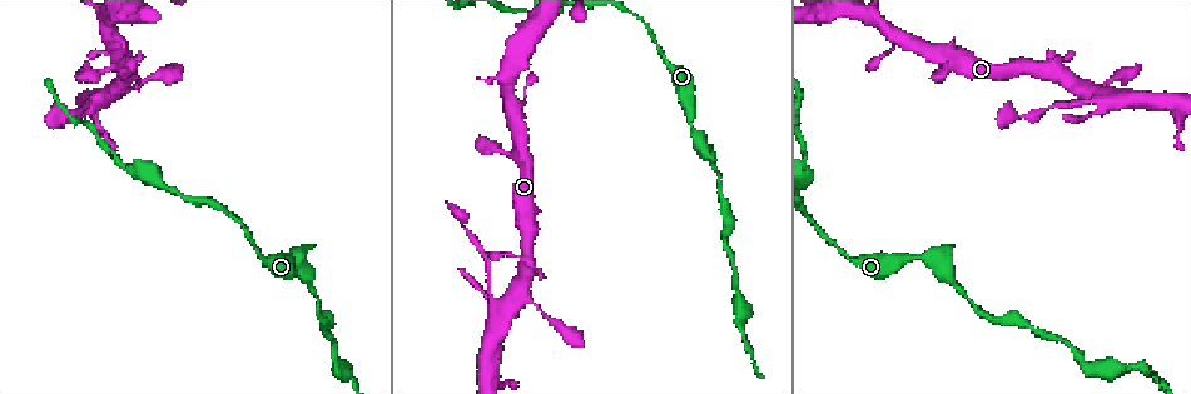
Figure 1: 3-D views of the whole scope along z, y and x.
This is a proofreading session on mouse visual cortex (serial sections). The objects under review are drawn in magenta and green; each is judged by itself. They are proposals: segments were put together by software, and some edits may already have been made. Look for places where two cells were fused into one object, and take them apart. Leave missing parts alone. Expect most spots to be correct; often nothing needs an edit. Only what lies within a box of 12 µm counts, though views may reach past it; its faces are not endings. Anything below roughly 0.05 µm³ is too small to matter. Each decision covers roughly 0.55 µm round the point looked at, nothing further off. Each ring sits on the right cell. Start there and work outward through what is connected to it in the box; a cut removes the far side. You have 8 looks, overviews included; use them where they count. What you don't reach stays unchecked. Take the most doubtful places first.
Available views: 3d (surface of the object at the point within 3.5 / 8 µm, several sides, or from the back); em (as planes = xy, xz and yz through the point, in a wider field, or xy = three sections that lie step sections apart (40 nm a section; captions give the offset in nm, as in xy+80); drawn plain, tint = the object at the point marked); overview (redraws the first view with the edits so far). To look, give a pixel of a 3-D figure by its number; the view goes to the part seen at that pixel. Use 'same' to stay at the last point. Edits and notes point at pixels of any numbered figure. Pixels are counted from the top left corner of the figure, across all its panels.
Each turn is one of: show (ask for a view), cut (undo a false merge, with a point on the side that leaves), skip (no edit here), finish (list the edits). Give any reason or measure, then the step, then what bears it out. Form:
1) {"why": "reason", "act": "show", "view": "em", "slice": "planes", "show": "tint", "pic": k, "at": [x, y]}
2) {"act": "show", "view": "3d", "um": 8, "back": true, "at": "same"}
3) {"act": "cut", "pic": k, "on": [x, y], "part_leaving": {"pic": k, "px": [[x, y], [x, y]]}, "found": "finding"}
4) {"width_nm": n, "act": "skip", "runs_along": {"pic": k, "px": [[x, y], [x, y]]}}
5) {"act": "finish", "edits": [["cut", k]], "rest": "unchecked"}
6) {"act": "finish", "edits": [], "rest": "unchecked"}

{"why": "a fork", "act": "show", "view": "3d", "um": 3.5, "back": true, "pic": 1, "at": [1056, 68]}

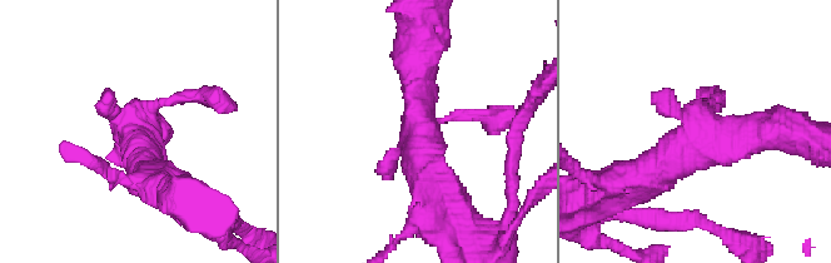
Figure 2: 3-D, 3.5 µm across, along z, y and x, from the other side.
{"act": "skip", "runs_along": {"pic": 2, "px": [[790, 133], [697, 137], [636, 179]]}, "found": "continuous, no second cell"}

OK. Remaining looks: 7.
{"why": "arms part here", "act": "show", "view": "3d", "um": 3.5, "pic": 1, "at": [496, 305]}

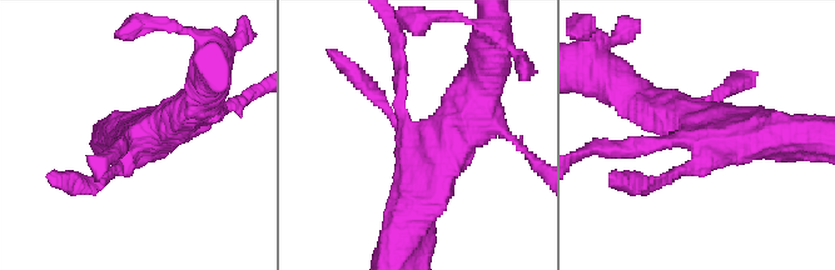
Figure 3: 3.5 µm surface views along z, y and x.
{"act": "show", "view": "em", "slice": "xy", "step": 3, "show": "tint", "pic": 3, "at": [415, 139]}

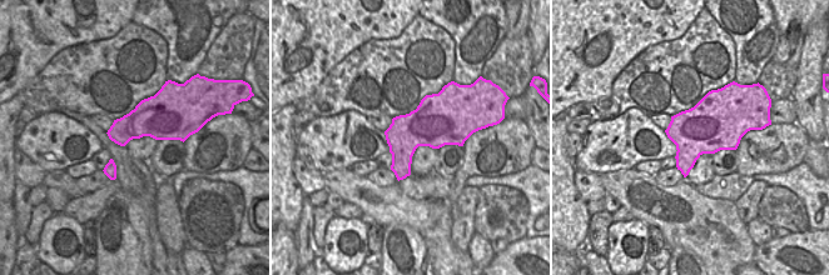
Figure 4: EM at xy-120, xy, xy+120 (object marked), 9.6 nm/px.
{"act": "skip", "runs_along": {"pic": 3, "px": [[480, 88], [435, 146], [407, 219]]}, "found": "all the same cell"}

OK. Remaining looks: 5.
{"why": "thick turns thin", "act": "show", "view": "3d", "um": 3.5, "back": true, "pic": 1, "at": [691, 112]}

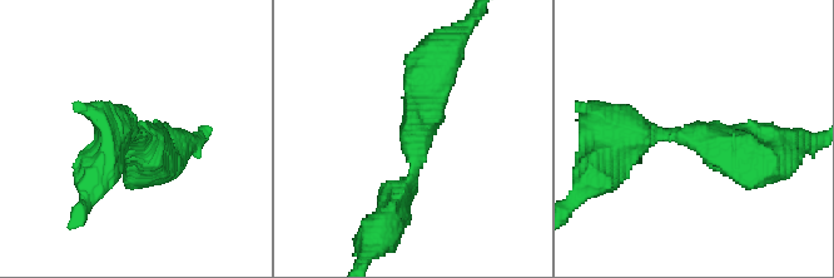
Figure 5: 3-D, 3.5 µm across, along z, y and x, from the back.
{"arm_widths_nm": [250, 600], "act": "show", "view": "em", "slice": "xy", "step": 3, "show": "tint", "pic": 5, "at": [692, 136]}

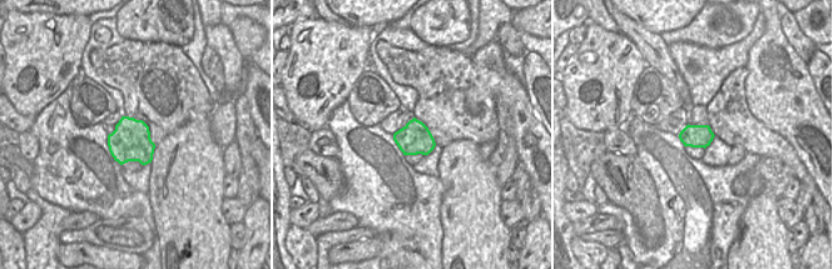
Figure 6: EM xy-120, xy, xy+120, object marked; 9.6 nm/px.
{"act": "skip", "runs_along": {"pic": 5, "px": [[435, 65], [415, 174], [392, 209]]}, "found": "one cell here"}

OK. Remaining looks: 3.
{"why": "thick turns thin", "act": "show", "view": "3d", "um": 8, "pic": 1, "at": [310, 287]}

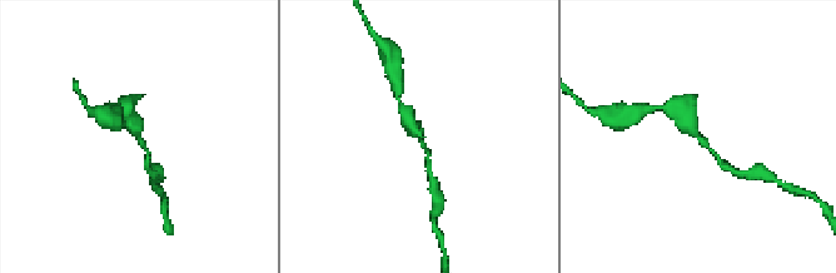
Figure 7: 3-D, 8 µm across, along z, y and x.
{"why": "zoom in", "act": "show", "view": "3d", "um": 3.5, "back": true, "pic": 7, "at": [140, 137]}

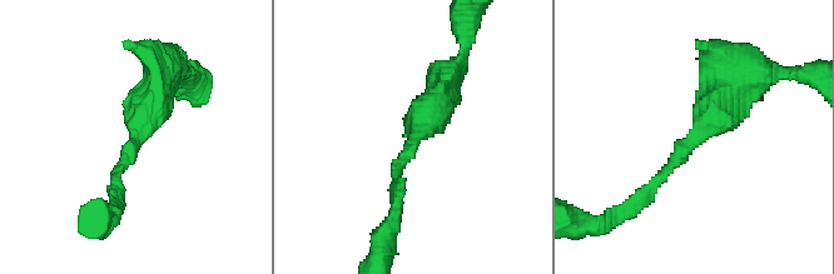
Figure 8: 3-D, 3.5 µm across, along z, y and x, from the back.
{"act": "show", "view": "em", "slice": "xy", "step": 5, "show": "tint", "pic": 8, "at": [132, 141]}

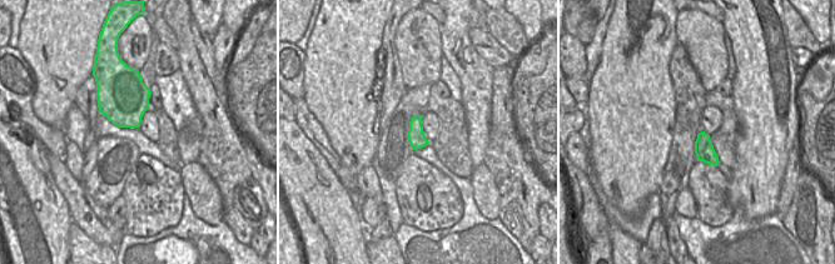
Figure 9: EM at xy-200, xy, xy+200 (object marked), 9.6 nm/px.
{"arm_widths_nm": [150, 400], "act": "skip", "runs_along": {"pic": 8, "px": [[738, 75], [713, 118], [639, 202]]}, "found": "continuous, no second cell"}

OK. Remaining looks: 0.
{"act": "finish", "edits": [], "rest": "unchecked"}

